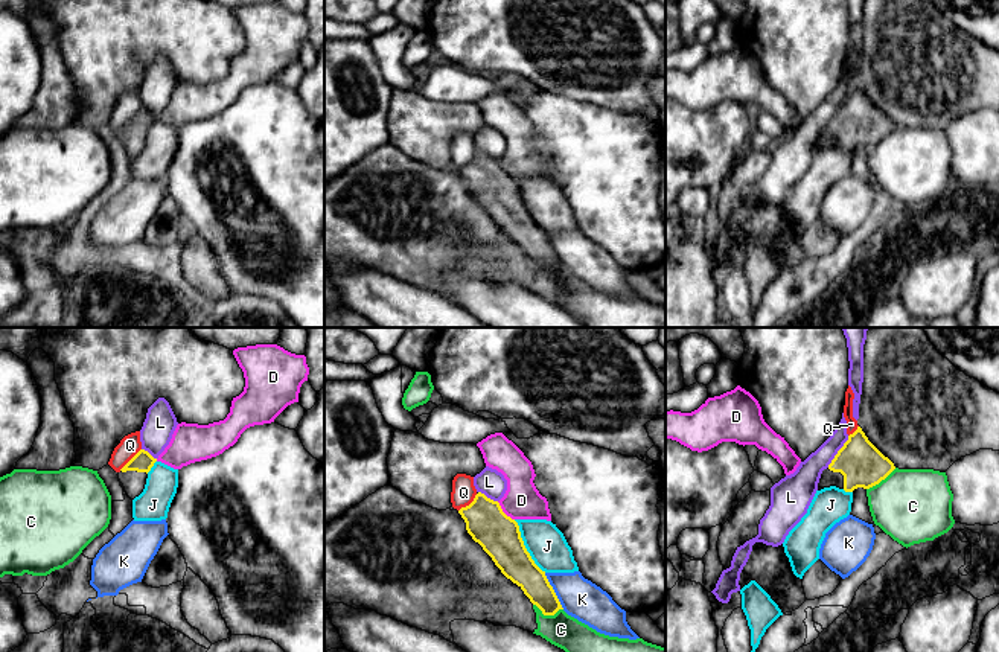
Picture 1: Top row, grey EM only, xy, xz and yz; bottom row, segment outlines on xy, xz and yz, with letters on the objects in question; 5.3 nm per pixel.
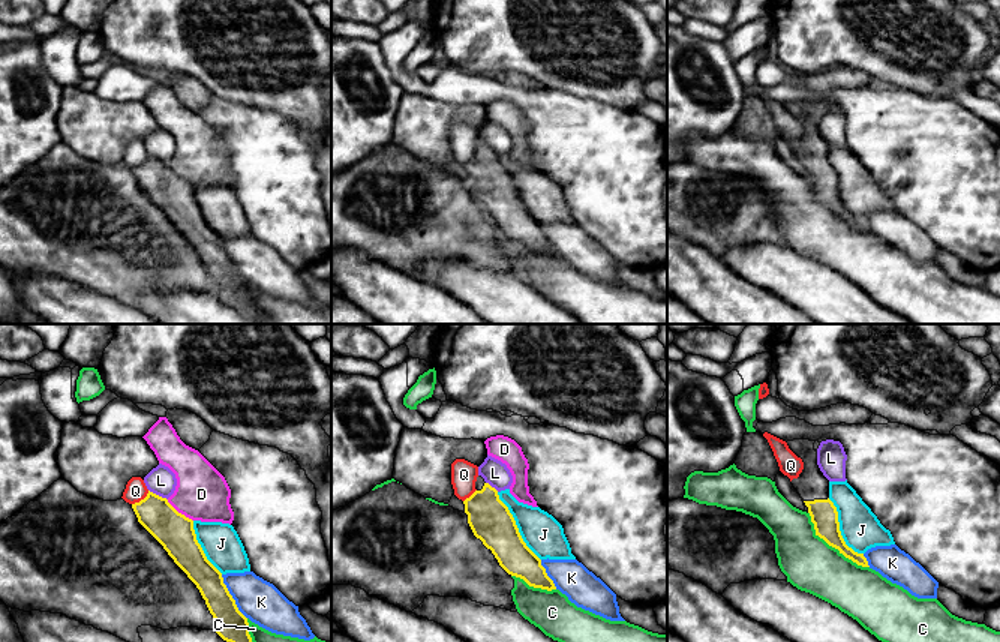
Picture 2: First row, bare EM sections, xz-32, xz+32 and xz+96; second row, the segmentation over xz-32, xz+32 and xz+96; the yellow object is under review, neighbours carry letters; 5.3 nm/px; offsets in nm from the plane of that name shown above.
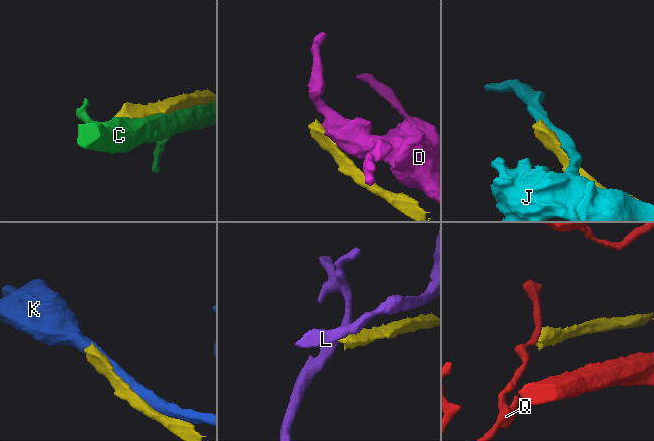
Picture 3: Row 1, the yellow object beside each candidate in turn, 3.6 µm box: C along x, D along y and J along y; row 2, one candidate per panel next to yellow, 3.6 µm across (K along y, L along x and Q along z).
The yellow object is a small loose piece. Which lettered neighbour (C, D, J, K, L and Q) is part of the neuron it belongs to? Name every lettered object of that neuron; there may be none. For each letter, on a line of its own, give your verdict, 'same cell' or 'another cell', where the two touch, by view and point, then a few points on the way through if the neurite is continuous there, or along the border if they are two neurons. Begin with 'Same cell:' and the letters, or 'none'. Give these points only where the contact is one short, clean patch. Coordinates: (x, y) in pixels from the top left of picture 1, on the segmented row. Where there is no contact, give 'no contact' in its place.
Same cell: none
C: another cell; contact xz (548, 614)
D: another cell; contact xz (503, 512); border xz (497, 501), (513, 520)
J: another cell; contact xz (524, 547)
K: another cell; contact xz (553, 591)
L: another cell; contact yz (838, 451); border yz (848, 436), (827, 466)
Q: another cell; contact xy (131, 459); border xy (140, 448), (119, 469)

